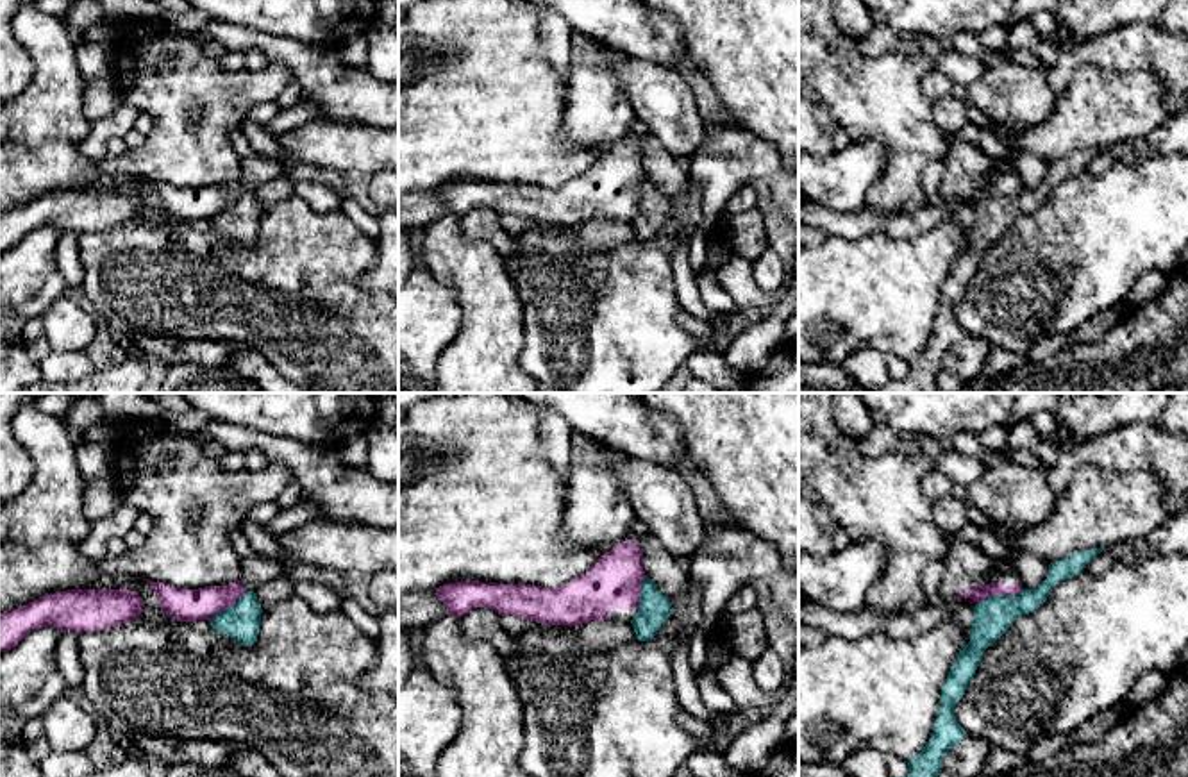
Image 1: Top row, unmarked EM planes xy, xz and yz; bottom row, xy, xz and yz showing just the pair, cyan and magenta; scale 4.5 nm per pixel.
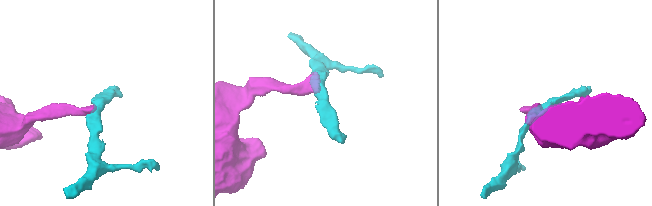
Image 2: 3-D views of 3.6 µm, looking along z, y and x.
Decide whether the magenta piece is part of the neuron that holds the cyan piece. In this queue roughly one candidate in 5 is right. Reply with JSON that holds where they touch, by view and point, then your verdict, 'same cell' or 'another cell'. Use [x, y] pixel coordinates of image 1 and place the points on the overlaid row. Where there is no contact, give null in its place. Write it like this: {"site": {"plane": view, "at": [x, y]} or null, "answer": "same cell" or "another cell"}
{"site": {"plane": "yz", "at": [999, 595]}, "answer": "another cell"}

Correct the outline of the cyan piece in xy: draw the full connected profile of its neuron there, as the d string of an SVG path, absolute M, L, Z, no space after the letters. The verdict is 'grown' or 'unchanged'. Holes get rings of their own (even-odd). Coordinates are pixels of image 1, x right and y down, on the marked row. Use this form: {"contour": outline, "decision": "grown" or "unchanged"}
{"contour": "M247 589L234 606L214 614L211 625L218 634L229 634L238 643L252 647L259 634L261 613L255 593Z", "decision": "unchanged"}

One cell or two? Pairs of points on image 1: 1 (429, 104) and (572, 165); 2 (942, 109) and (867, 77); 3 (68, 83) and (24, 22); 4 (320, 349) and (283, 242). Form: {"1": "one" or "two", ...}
{"1": "one", "2": "two", "3": "one", "4": "one"}

